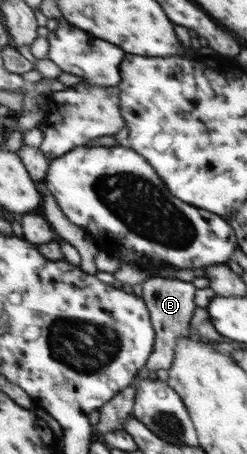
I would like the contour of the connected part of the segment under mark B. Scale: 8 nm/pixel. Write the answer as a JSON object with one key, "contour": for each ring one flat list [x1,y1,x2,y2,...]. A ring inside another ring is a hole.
{"contour":[[150,276,143,286,142,296,146,300,150,323,154,330,151,354,145,368,139,374,141,377,147,377,147,370,167,370,173,360,176,342,183,337,192,337,188,326,193,309,196,307,193,303,193,292,196,288,191,282,159,276]]}

